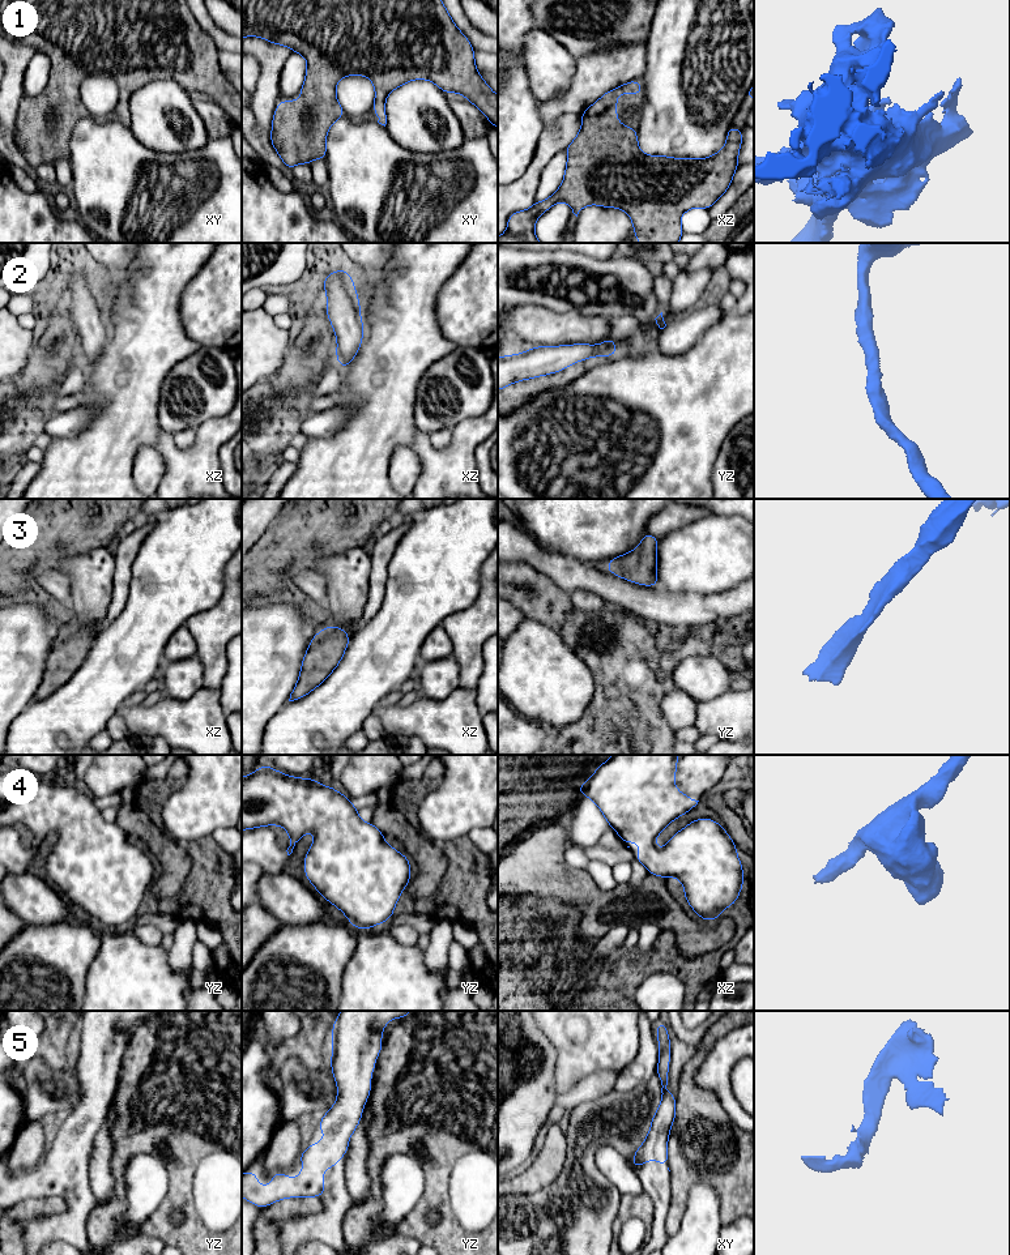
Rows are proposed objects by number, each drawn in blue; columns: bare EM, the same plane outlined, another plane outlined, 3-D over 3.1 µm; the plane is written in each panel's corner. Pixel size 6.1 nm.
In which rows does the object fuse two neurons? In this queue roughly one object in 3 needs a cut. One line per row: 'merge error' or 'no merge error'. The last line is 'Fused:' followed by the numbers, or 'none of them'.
1: no merge error
2: no merge error
3: no merge error
4: no merge error
5: no merge error
Fused: none of them

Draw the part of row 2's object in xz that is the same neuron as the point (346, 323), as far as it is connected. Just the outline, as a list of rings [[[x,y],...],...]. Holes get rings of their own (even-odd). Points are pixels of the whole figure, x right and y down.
[[[342,269],[325,276],[323,286],[328,300],[325,313],[337,338],[336,358],[341,368],[345,368],[357,355],[363,340],[359,298],[351,274]]]

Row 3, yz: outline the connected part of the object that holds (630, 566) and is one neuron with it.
[[[644,533],[639,546],[608,562],[605,568],[613,575],[644,586],[655,586],[657,581],[657,545],[659,539]]]

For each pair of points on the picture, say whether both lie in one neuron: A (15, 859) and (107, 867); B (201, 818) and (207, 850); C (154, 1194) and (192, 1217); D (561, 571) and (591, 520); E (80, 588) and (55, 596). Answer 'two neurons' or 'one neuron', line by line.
A: one neuron
B: two neurons
C: two neurons
D: two neurons
E: two neurons

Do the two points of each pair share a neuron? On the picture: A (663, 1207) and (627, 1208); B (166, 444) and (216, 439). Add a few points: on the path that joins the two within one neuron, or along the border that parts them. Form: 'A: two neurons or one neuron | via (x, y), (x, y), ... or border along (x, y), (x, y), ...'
A: two neurons | border along (643, 1191), (651, 1200), (653, 1215)
B: one neuron | via (178, 453), (199, 453), (204, 448)

